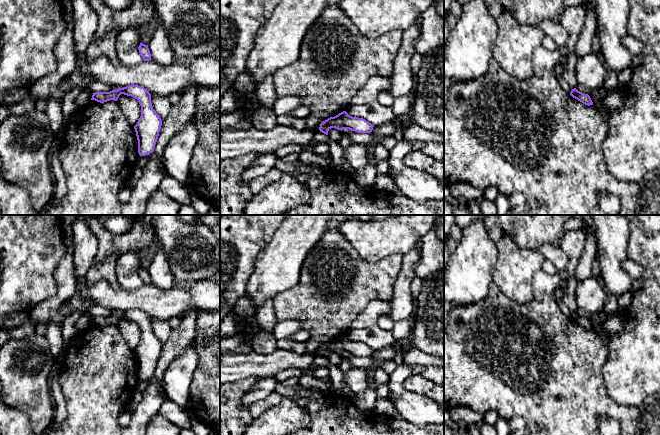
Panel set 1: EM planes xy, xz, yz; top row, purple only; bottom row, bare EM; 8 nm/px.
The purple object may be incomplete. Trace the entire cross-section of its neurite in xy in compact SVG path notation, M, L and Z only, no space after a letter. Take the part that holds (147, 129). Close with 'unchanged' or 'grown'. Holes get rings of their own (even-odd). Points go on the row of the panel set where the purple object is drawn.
M129 85L110 92L95 92L91 100L104 103L110 100L117 101L121 94L138 100L141 106L141 116L134 126L140 156L149 155L154 151L159 132L162 126L160 116L153 109L151 94L142 86Z; unchanged

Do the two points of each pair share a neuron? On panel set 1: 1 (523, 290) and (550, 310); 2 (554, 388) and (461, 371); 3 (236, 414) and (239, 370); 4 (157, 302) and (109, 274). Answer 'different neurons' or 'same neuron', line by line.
1: different neurons
2: same neuron
3: different neurons
4: different neurons

